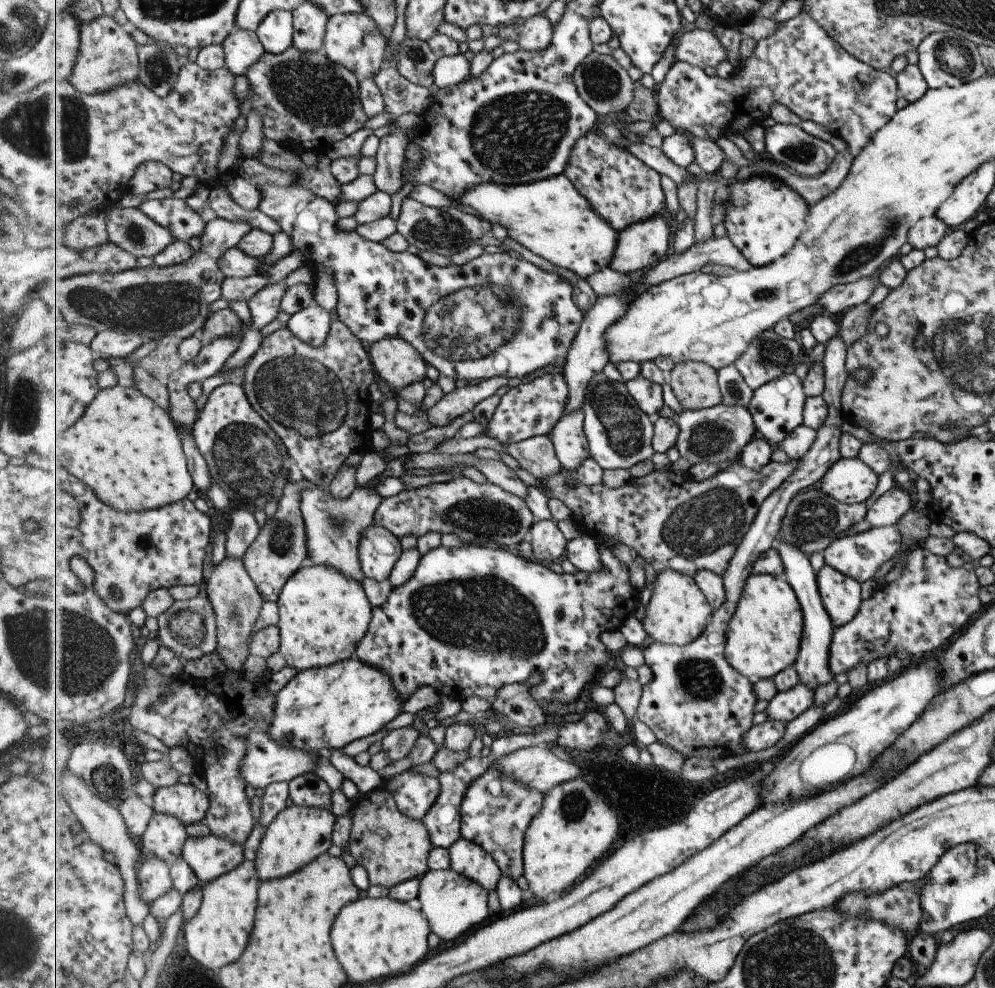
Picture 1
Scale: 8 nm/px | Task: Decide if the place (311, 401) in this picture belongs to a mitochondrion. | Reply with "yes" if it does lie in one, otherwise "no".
yes

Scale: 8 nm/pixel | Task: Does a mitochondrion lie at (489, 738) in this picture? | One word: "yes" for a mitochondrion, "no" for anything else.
no

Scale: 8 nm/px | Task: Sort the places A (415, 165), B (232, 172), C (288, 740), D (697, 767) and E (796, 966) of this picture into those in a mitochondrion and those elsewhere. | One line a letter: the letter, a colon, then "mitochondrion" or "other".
A: other
B: other
C: other
D: other
E: mitochondrion

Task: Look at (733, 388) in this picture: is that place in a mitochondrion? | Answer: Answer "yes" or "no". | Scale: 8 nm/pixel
yes

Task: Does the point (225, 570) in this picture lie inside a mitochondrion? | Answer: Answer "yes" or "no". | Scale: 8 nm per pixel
no

